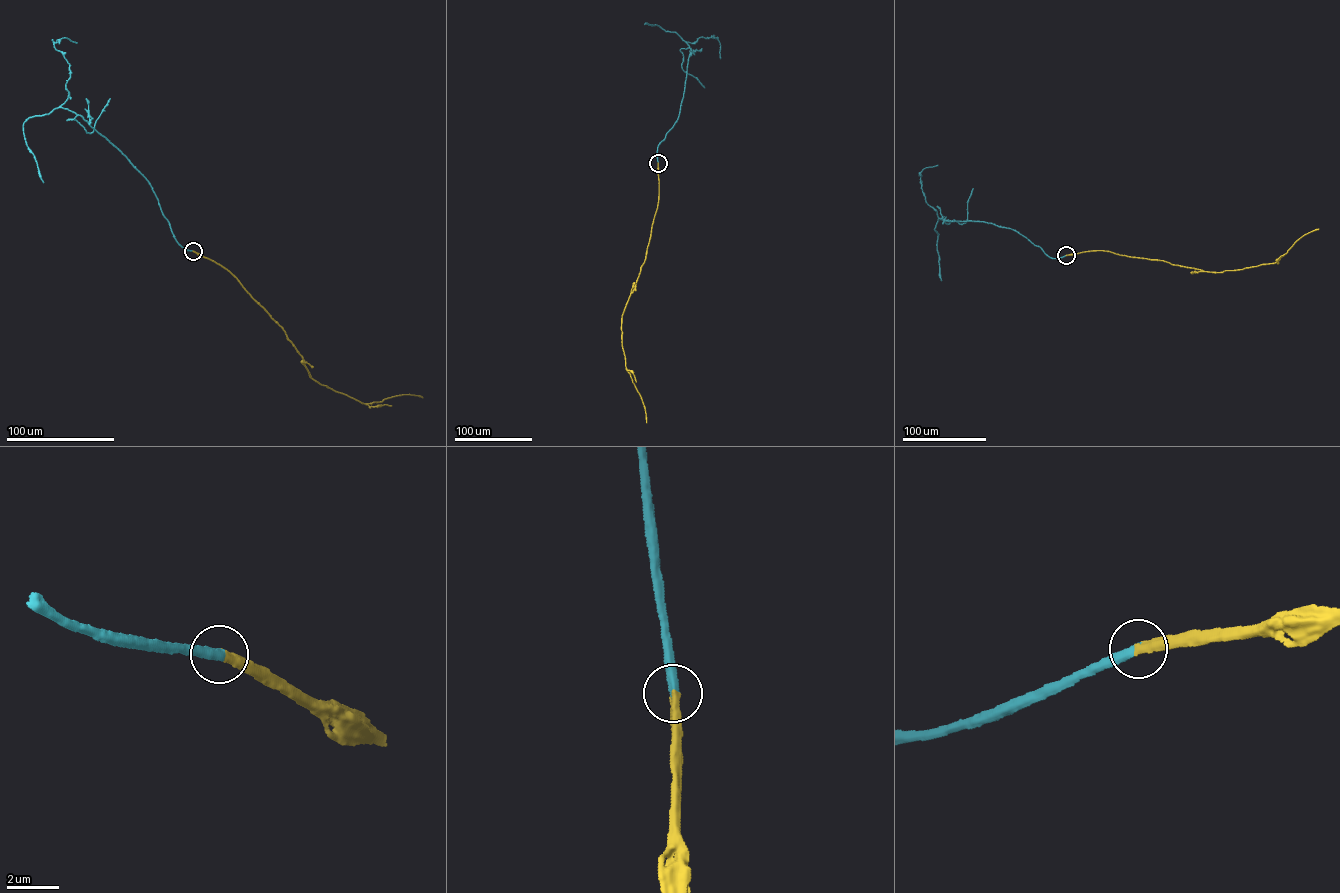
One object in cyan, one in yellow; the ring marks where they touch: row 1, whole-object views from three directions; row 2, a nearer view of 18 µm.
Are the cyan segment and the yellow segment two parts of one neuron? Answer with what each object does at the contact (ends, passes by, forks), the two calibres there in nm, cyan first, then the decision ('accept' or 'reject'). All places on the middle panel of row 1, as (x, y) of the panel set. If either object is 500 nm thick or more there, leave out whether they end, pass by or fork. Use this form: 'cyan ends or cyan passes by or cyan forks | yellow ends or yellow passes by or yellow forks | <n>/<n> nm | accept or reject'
cyan ends | yellow ends | 440/360 nm | accept

